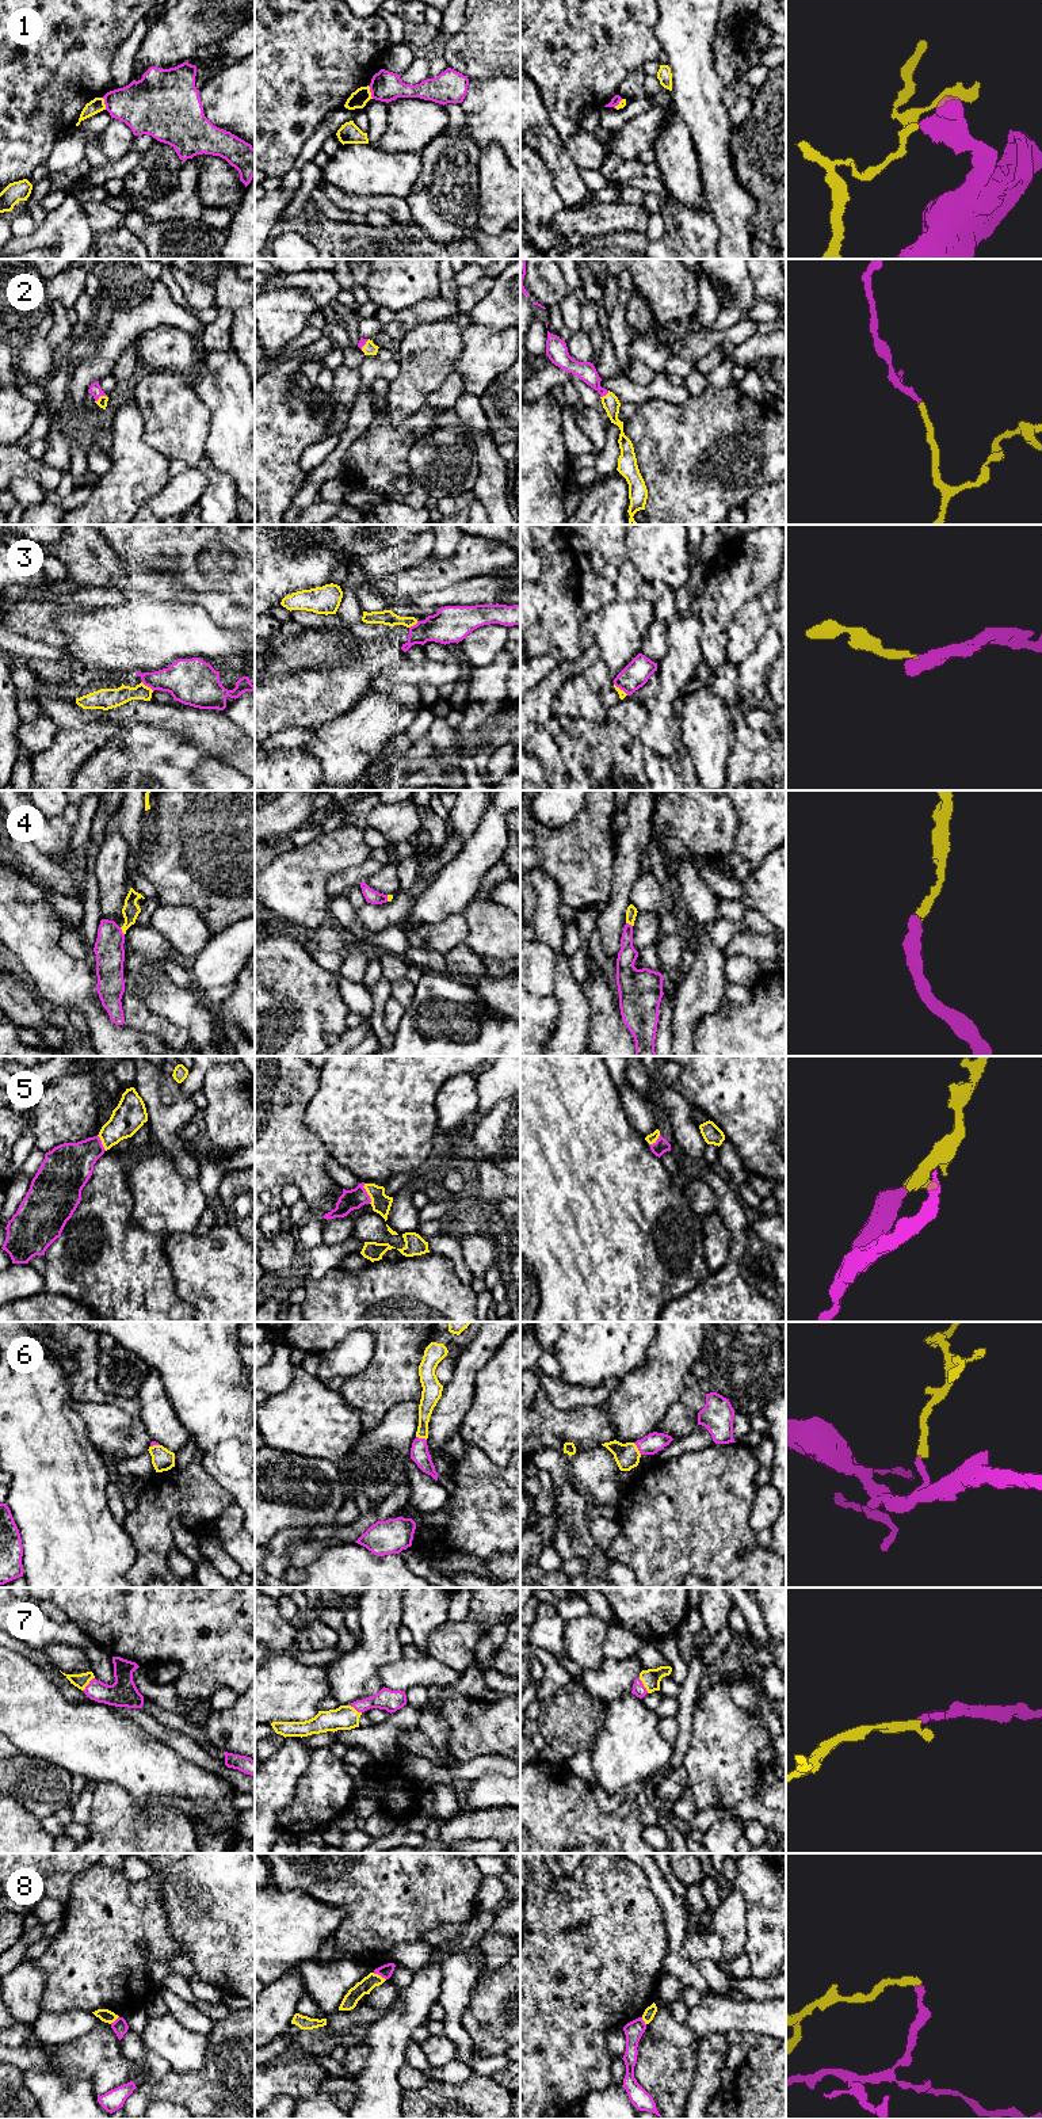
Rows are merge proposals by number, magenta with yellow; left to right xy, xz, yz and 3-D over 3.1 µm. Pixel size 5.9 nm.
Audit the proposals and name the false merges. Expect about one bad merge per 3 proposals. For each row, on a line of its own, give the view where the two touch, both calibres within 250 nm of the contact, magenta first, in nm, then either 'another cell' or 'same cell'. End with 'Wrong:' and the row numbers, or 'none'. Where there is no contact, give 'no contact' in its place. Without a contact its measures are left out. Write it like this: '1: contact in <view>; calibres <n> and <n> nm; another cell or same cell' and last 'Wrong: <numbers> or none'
1: contact in xz; calibres 180 and 110 nm; another cell
2: contact in xy; calibres 70 and 60 nm; same cell
3: contact in xy; calibres 260 and 120 nm; another cell
4: contact in xy; calibres 180 and 100 nm; same cell
5: contact in xz; calibres 120 and 120 nm; same cell
6: contact in yz; calibres 120 and 140 nm; same cell
7: contact in yz; calibres 80 and 120 nm; same cell
8: contact in xz; calibres 80 and 90 nm; another cell
Wrong: 1, 3, 8

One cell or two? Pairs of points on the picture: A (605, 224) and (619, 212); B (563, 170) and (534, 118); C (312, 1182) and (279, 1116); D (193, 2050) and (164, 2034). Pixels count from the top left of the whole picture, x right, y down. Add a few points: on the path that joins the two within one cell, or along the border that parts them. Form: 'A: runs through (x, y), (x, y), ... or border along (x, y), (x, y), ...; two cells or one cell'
A: runs through (609, 220), (615, 216); one cell
B: runs through (556, 157), (542, 130); one cell
C: runs through (304, 1166), (279, 1142), (279, 1132); one cell
D: runs through (186, 2050), (171, 2035); one cell

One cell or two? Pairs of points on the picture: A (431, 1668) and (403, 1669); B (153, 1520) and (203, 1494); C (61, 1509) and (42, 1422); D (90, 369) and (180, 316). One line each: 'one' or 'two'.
A: one
B: one
C: one
D: one

